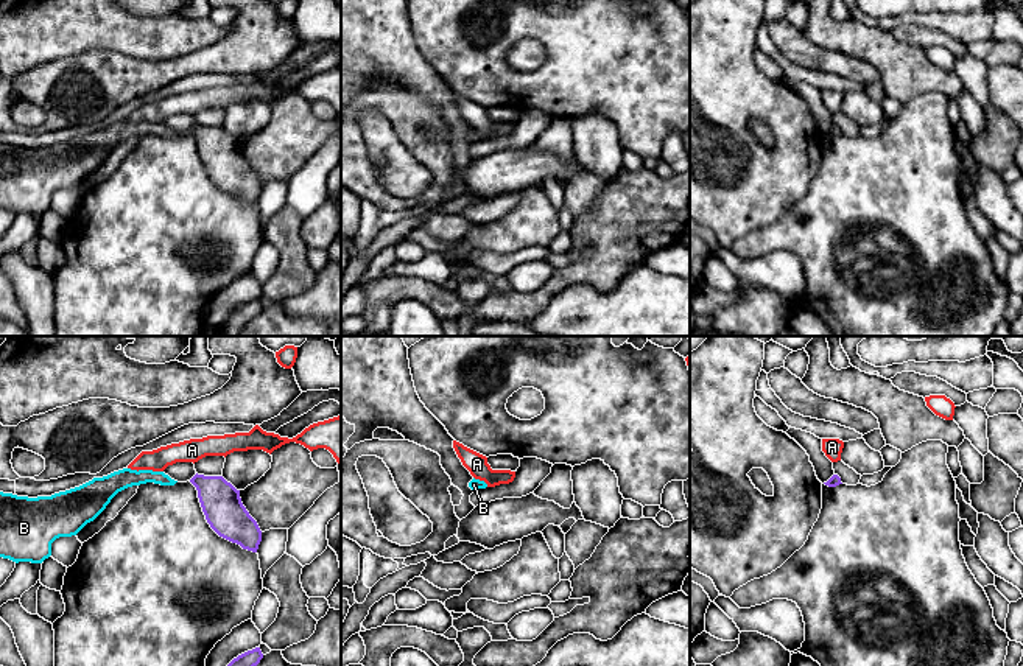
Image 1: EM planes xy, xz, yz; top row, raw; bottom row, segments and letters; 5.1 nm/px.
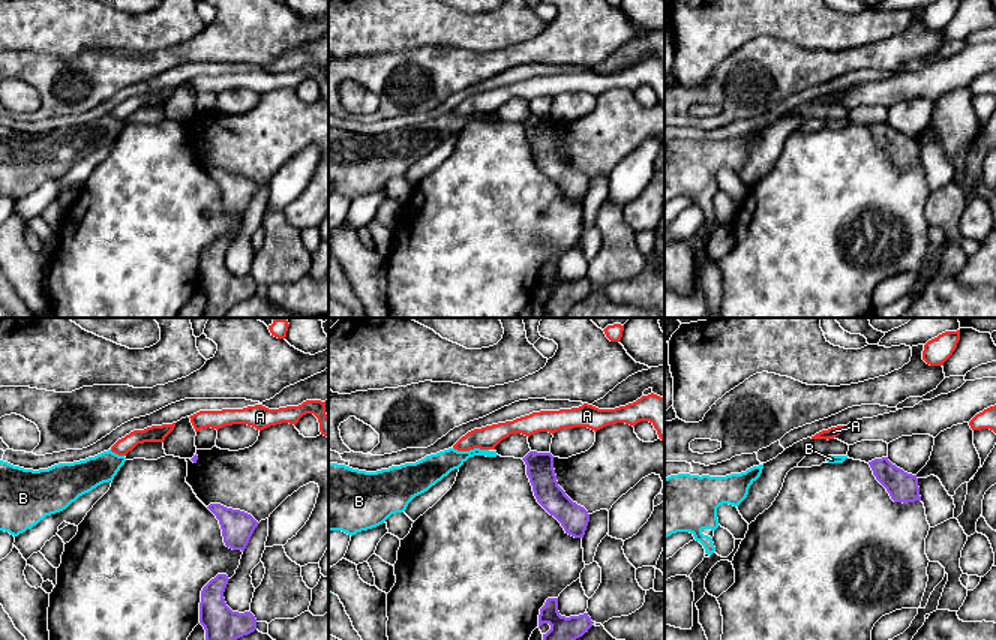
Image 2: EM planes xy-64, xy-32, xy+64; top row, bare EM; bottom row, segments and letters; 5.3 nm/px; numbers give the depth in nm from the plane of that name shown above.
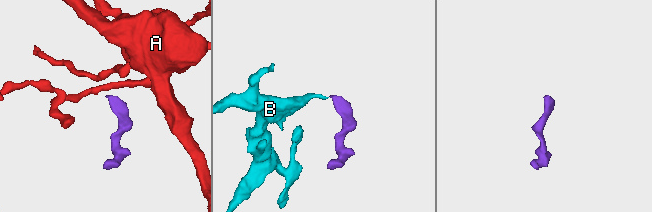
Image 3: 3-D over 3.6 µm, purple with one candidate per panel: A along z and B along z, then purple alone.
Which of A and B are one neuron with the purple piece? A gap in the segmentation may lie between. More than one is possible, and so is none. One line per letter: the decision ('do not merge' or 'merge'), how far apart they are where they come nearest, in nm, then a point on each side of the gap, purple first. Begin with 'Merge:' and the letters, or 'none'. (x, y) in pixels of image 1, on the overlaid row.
Merge: B
A: do not merge; gap 60 nm; span xy (196, 473), (193, 462)
B: merge; gap 70 nm; span xy (190, 481), (176, 481)

